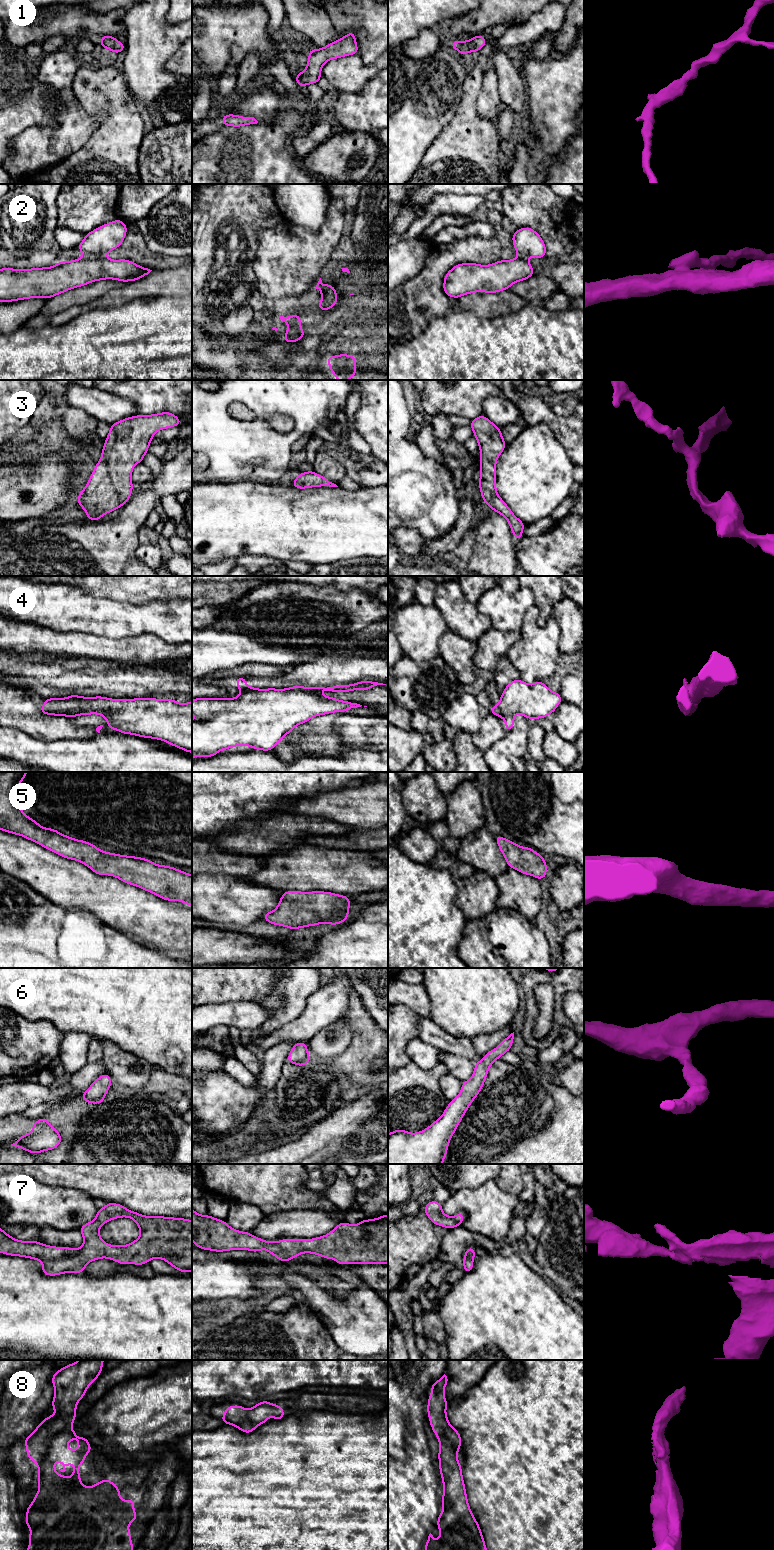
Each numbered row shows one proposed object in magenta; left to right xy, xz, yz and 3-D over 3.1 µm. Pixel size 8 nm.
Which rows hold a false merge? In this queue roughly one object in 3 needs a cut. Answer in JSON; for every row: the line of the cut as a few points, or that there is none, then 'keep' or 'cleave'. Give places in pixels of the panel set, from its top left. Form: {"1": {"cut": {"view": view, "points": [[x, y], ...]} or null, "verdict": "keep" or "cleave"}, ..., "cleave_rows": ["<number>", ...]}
{"1": {"cut": null, "verdict": "keep"}, "2": {"cut": {"view": "xy", "points": [[84, 255], [103, 256]]}, "verdict": "cleave"}, "3": {"cut": null, "verdict": "keep"}, "4": {"cut": {"view": "xy", "points": [[58, 698], [51, 705], [45, 705]]}, "verdict": "cleave"}, "5": {"cut": null, "verdict": "keep"}, "6": {"cut": null, "verdict": "keep"}, "7": {"cut": null, "verdict": "keep"}, "8": {"cut": {"view": "xy", "points": [[70, 1427], [57, 1433], [52, 1438], [44, 1458], [37, 1465]]}, "verdict": "cleave"}, "cleave_rows": ["2", "4", "8"]}

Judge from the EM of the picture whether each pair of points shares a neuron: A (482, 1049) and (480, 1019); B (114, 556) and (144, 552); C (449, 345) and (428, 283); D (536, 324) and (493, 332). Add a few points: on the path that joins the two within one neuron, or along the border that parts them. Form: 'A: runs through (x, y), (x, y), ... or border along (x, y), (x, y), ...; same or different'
A: border along (504, 1028), (490, 1033), (478, 1034), (472, 1039); different
B: border along (137, 543), (135, 555), (147, 565); different
C: border along (449, 309), (444, 315), (433, 317), (422, 330); different
D: runs through (525, 332), (504, 332); same

